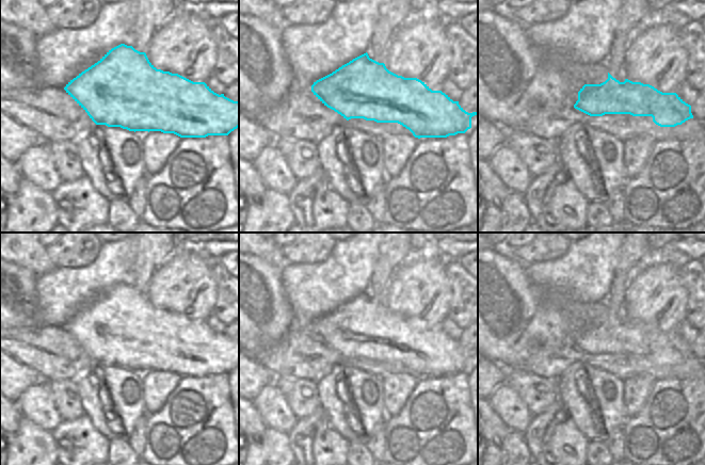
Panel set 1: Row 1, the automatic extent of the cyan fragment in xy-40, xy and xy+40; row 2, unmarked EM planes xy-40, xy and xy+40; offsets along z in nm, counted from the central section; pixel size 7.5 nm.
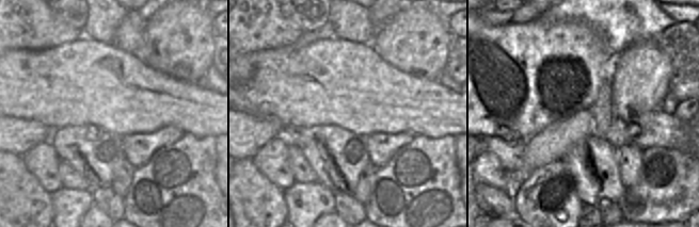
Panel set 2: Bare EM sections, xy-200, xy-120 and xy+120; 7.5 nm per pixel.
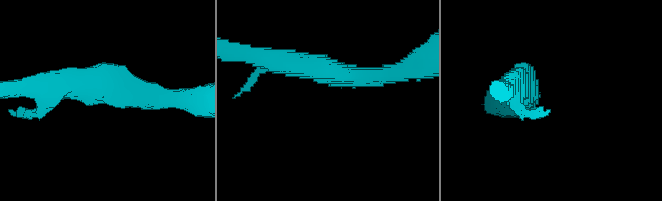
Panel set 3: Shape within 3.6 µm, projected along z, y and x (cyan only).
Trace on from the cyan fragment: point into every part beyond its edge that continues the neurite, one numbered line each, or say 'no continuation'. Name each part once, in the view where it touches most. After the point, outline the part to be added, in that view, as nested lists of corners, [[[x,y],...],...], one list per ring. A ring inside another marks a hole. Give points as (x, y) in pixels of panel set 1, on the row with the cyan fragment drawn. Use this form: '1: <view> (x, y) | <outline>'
no continuation

